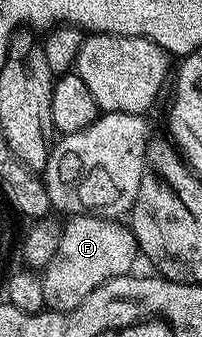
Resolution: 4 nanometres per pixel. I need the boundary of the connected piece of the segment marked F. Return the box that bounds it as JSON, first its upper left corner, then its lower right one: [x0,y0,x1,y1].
[41,215,140,313]

